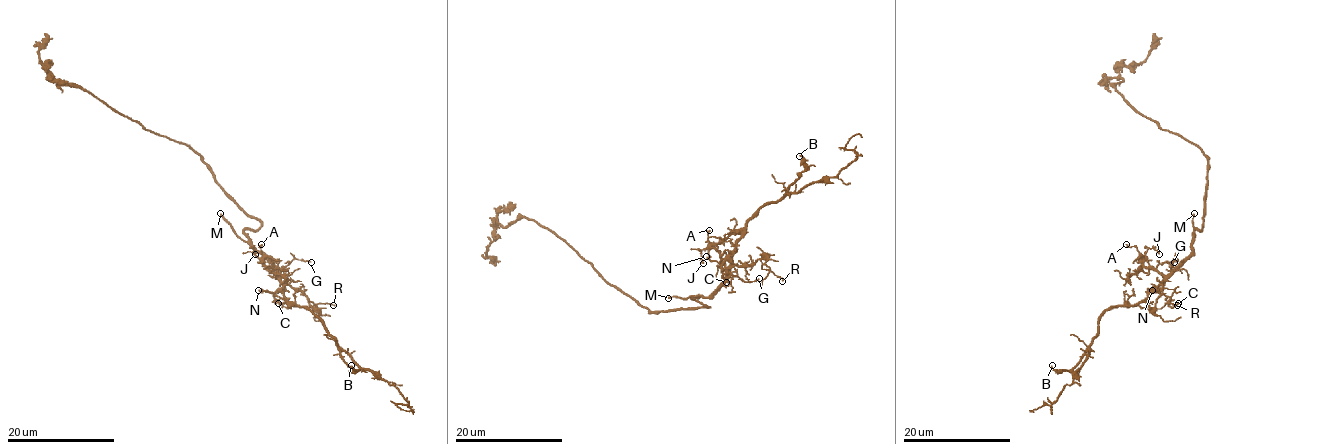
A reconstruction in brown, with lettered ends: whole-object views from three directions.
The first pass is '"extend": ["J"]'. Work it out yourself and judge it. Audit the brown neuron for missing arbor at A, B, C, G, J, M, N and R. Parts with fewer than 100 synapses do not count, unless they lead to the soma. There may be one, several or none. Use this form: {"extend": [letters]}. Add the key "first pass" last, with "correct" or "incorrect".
{"extend": ["M"], "first pass": "incorrect"}

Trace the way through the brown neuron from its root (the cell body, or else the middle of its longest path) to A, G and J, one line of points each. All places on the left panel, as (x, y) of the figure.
A: (261, 224), (257, 230), (245, 230), (243, 234), (276, 267), (278, 275), (263, 263), (261, 244)
G: (261, 224), (257, 230), (245, 230), (243, 234), (278, 269), (285, 267), (294, 258), (311, 262)
J: (261, 224), (257, 230), (245, 230), (243, 234), (276, 267), (278, 275), (253, 252), (253, 248), (255, 254)

